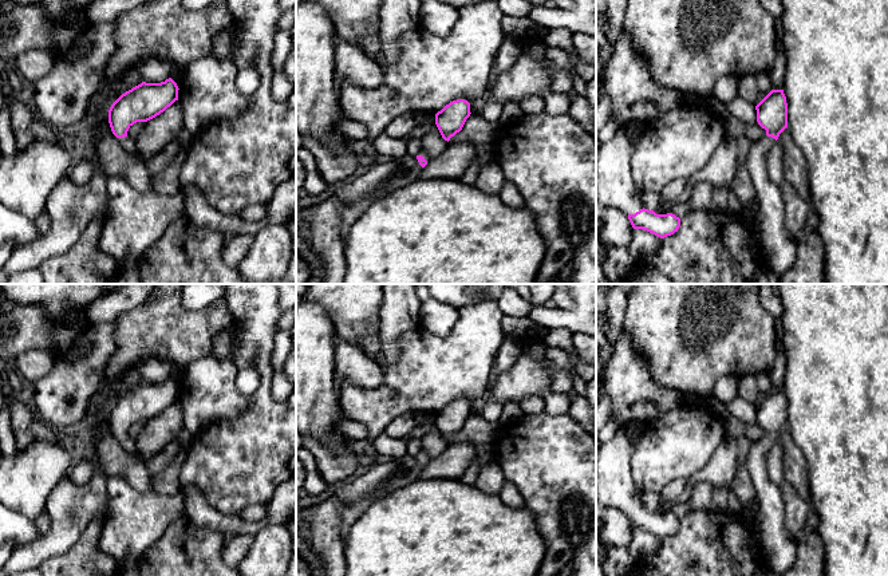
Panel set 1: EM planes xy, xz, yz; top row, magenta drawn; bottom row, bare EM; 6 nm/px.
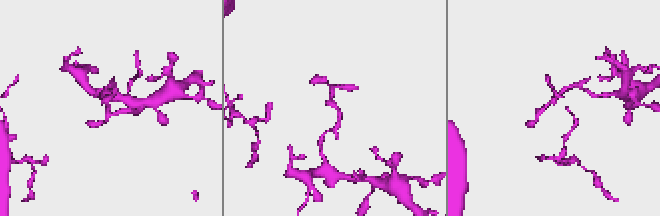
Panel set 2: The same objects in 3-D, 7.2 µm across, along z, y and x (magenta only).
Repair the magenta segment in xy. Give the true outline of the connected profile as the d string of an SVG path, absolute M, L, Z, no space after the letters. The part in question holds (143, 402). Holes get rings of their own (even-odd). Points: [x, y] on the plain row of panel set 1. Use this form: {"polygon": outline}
{"polygon": "M171 378L161 383L142 382L111 405L108 410L111 431L131 455L142 461L134 439L127 435L129 429L137 422L147 422L163 413L178 401L178 390Z"}

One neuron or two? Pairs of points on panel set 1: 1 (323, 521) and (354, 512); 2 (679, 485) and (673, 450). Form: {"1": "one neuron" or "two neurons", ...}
{"1": "two neurons", "2": "two neurons"}

